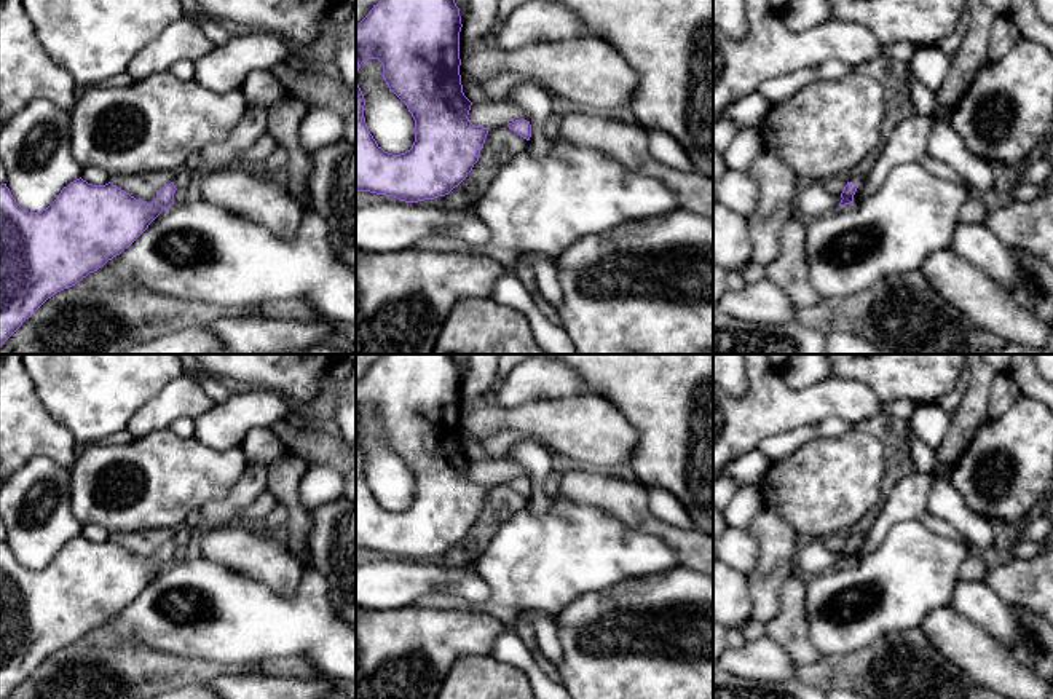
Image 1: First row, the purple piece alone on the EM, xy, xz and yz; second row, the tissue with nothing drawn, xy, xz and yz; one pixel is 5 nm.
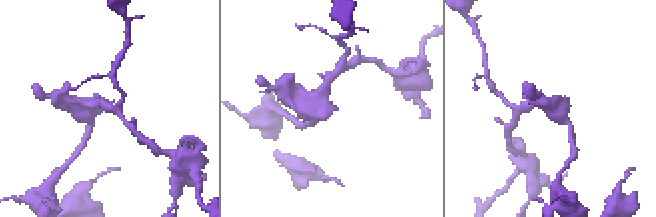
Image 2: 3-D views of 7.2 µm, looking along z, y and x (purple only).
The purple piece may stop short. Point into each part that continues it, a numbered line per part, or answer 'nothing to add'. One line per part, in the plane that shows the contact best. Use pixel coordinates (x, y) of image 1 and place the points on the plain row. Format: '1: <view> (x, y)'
nothing to add

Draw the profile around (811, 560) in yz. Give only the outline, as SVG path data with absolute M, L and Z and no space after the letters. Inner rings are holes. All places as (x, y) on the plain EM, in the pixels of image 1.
M822 541L803 543L796 557L796 571L806 578L812 578L838 565L841 557L841 552L830 552Z

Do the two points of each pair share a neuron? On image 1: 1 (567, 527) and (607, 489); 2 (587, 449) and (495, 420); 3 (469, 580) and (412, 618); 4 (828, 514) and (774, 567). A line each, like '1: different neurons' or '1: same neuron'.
1: different neurons
2: same neuron
3: different neurons
4: different neurons

